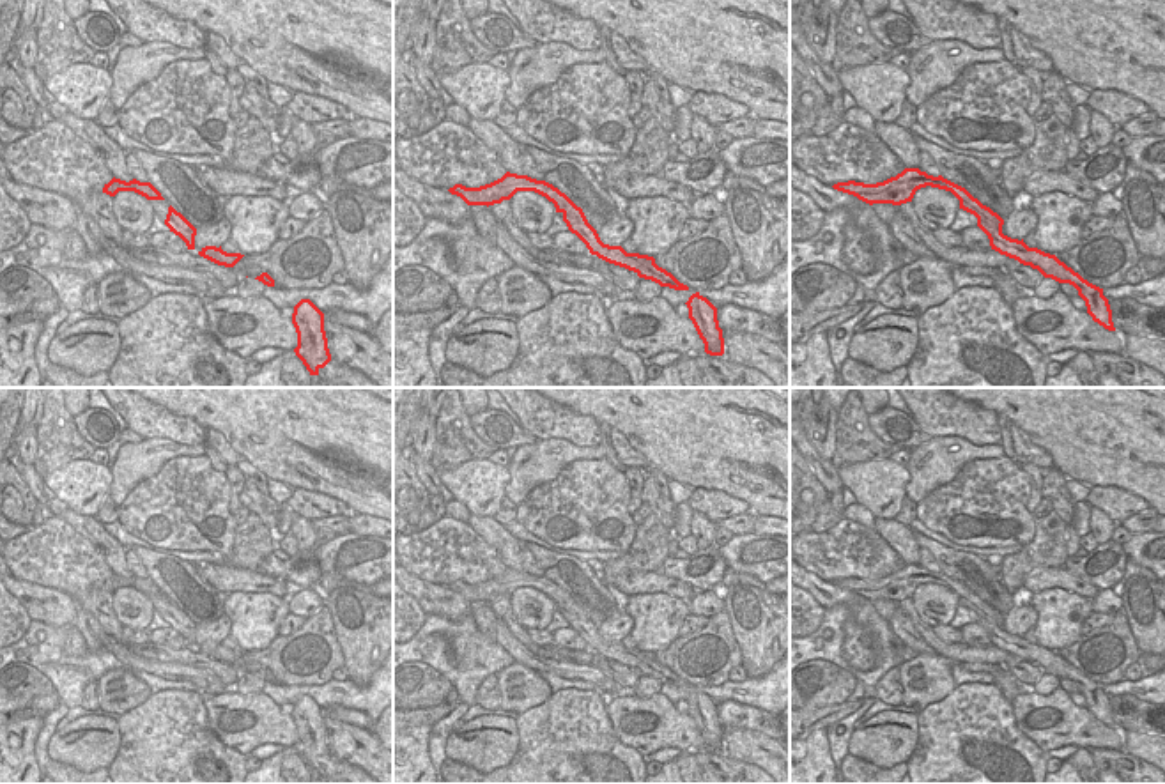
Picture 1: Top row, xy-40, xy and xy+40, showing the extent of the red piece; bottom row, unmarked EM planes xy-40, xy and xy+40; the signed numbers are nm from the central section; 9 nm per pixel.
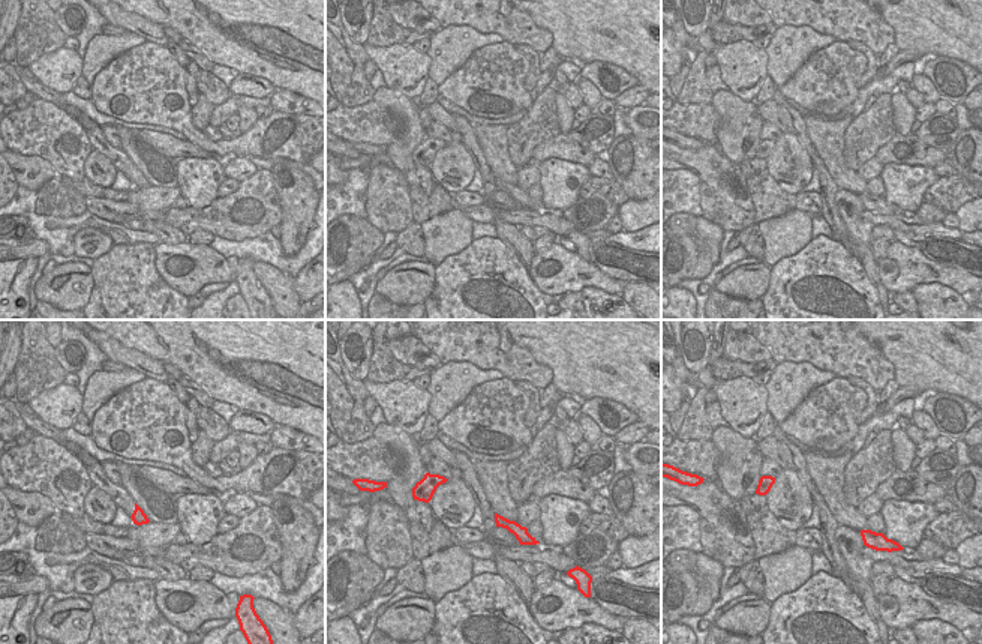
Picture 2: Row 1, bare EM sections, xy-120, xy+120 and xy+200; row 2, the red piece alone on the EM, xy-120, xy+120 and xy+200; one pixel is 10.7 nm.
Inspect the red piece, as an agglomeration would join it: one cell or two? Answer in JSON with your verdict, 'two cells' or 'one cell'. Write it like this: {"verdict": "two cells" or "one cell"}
{"verdict": "two cells"}

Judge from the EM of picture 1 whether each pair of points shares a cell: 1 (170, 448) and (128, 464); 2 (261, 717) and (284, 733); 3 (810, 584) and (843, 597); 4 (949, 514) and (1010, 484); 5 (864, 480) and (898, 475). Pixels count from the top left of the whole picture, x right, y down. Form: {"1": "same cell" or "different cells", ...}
{"1": "same cell", "2": "same cell", "3": "same cell", "4": "same cell", "5": "same cell"}

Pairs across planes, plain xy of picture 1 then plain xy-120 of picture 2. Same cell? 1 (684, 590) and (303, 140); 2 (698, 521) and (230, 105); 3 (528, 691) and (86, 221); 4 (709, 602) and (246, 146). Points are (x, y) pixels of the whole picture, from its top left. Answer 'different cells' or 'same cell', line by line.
1: different cells
2: different cells
3: different cells
4: different cells

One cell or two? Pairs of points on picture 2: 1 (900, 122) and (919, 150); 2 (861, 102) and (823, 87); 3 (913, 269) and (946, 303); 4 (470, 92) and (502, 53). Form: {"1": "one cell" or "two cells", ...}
{"1": "two cells", "2": "two cells", "3": "two cells", "4": "one cell"}

